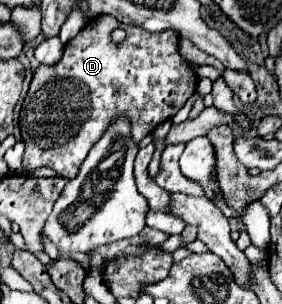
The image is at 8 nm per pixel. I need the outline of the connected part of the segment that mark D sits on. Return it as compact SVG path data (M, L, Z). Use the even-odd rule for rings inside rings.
M97 16L89 20L71 42L67 42L65 54L57 64L41 64L37 68L37 74L33 74L19 116L19 128L25 144L23 170L49 166L59 176L73 178L89 154L89 148L93 148L93 144L105 134L105 128L109 128L109 120L117 120L117 116L129 116L133 142L139 144L161 122L173 118L177 110L187 102L187 98L195 92L195 88L197 76L187 68L179 54L179 34L175 36L173 30L153 34L139 26L121 24L119 20L113 20L113 16ZM115 28L123 28L127 32L127 38L119 44L113 44L109 40L109 32Z

